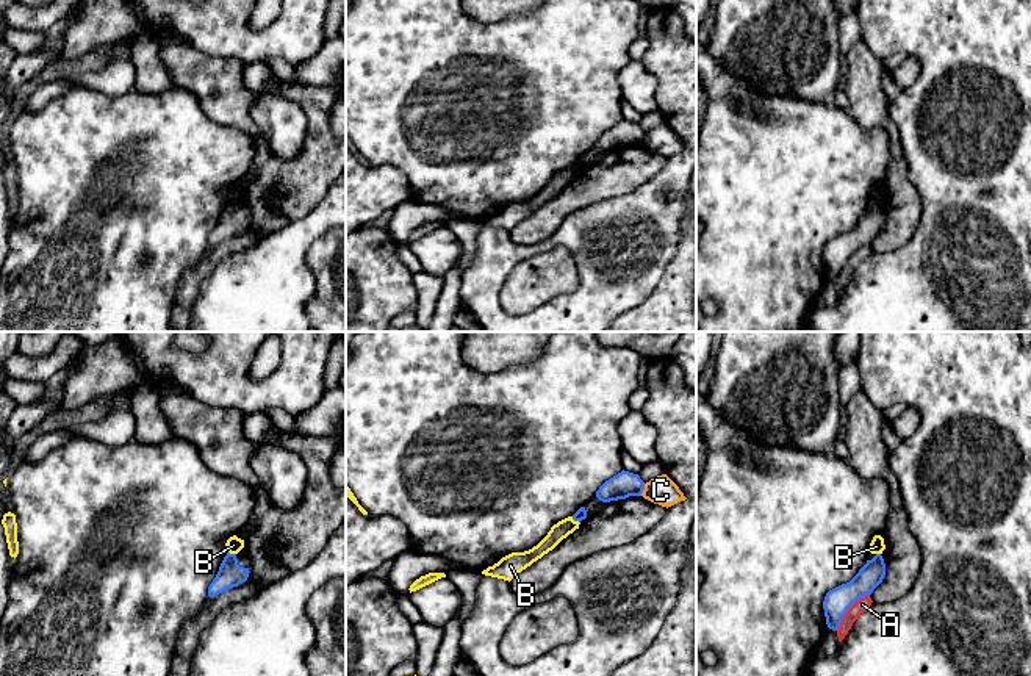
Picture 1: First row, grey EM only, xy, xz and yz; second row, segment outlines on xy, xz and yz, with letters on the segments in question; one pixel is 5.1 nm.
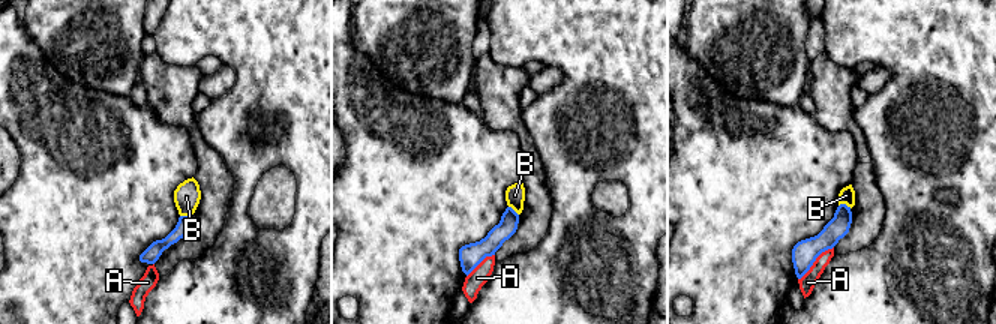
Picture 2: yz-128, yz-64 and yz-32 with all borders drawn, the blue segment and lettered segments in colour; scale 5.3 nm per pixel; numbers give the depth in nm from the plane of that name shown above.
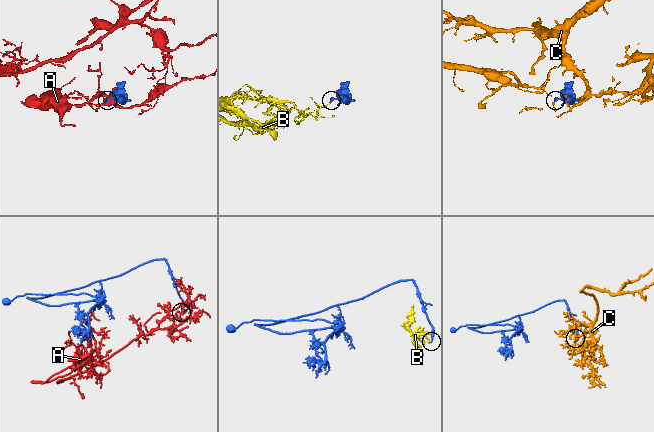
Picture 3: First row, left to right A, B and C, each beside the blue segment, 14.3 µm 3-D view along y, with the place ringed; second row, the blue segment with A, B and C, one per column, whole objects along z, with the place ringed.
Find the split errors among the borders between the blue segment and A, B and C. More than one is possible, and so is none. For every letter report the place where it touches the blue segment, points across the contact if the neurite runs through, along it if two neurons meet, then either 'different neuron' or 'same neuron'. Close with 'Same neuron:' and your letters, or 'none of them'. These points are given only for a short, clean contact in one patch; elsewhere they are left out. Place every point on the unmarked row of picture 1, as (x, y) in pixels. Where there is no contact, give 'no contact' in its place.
A: meets blue in yz at (848, 258); border along yz (869, 244), (864, 244), (850, 257), (836, 279); different neuron
B: meets blue in xz at (576, 169); border along xz (571, 166), (579, 172); different neuron
C: meets blue in xz at (643, 138); different neuron
Same neuron: none of them

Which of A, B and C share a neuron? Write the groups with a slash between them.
A / B / C

